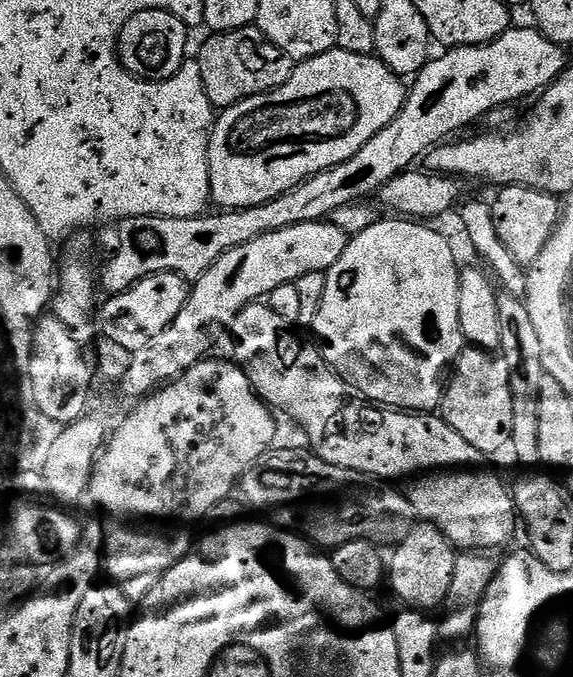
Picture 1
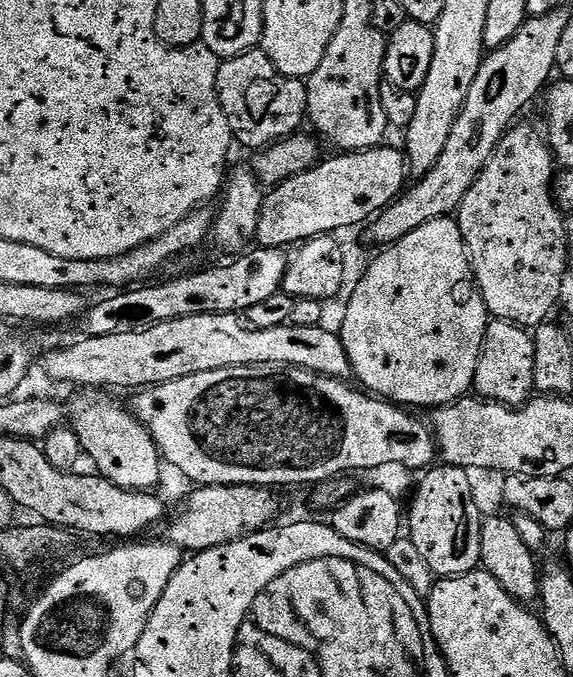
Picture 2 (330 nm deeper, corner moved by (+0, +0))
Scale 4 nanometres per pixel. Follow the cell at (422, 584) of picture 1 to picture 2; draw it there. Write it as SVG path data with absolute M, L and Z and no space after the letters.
M453 464L432 466L423 473L424 481L416 488L412 509L406 512L406 532L418 546L426 566L437 578L464 576L481 567L480 526L482 515L472 493L469 469L456 468Z

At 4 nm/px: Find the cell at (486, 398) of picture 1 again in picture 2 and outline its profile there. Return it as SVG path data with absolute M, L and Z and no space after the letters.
M489 319L472 383L475 395L496 404L506 404L509 408L519 408L533 399L535 386L532 332L505 320Z

